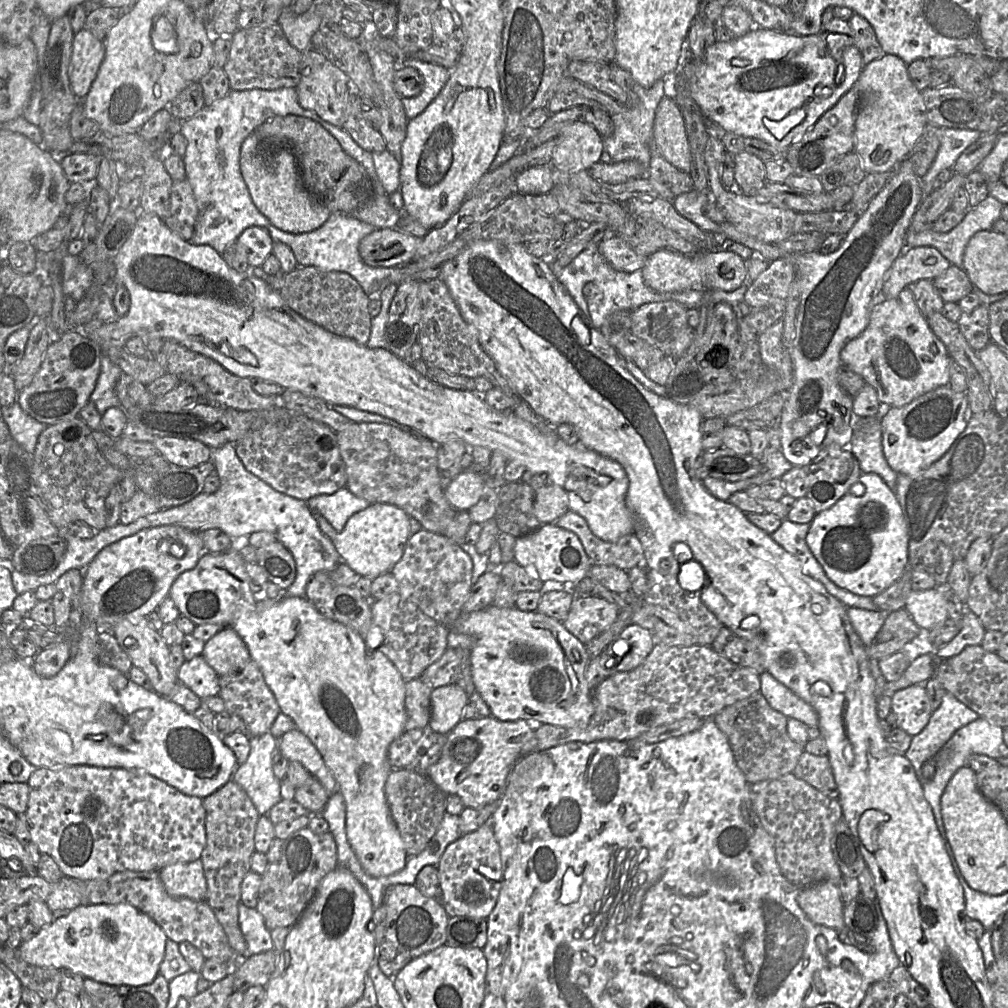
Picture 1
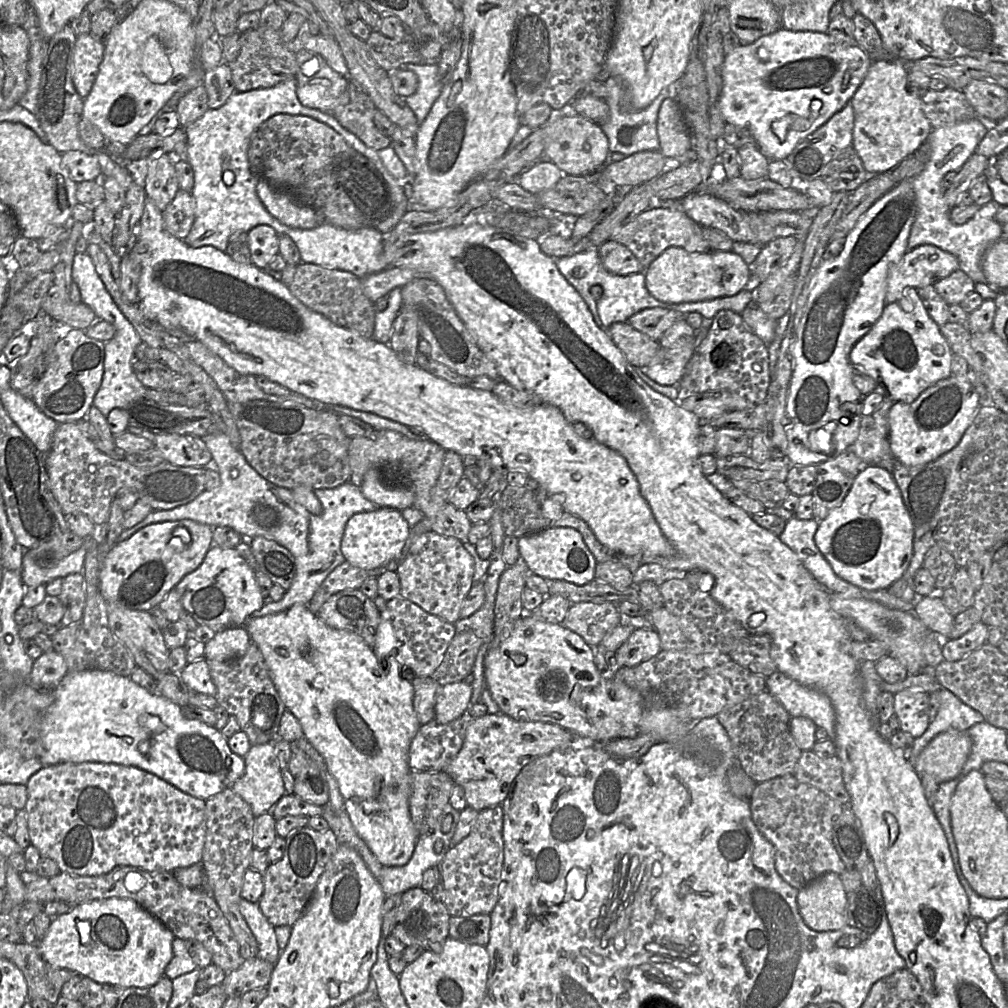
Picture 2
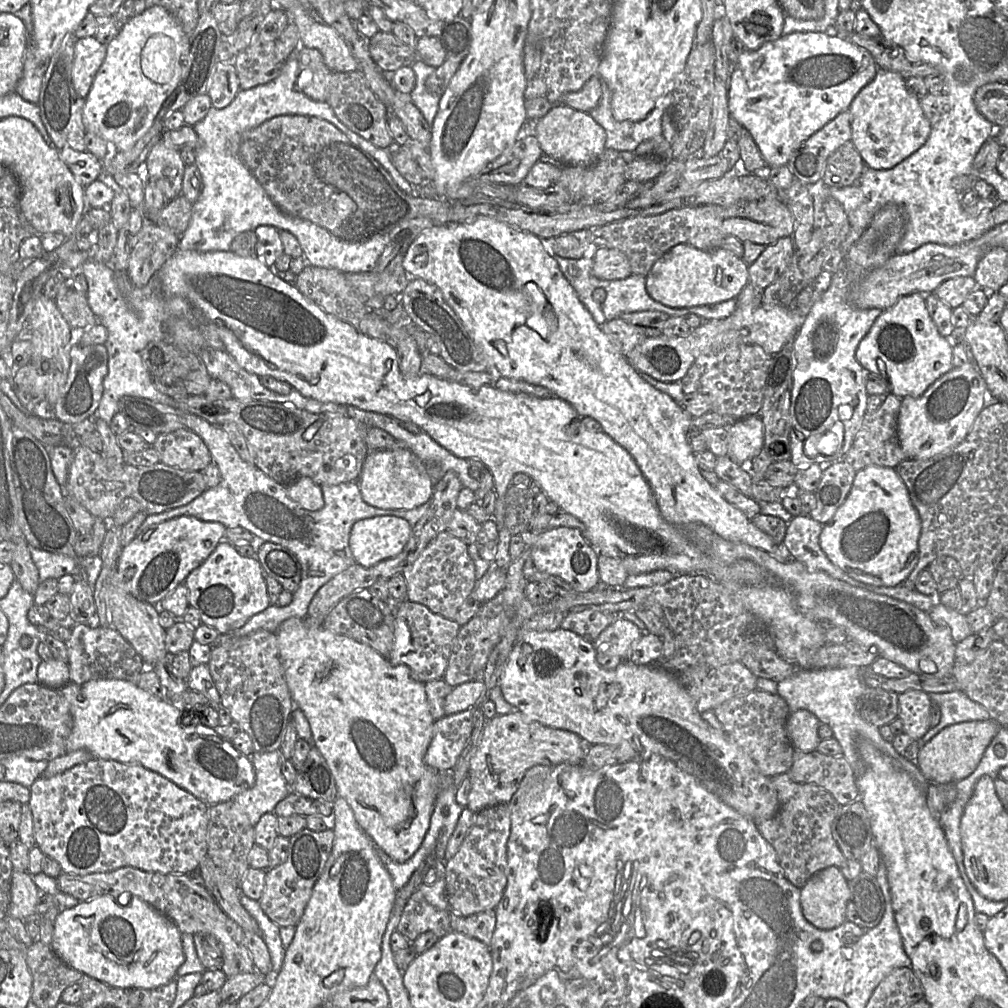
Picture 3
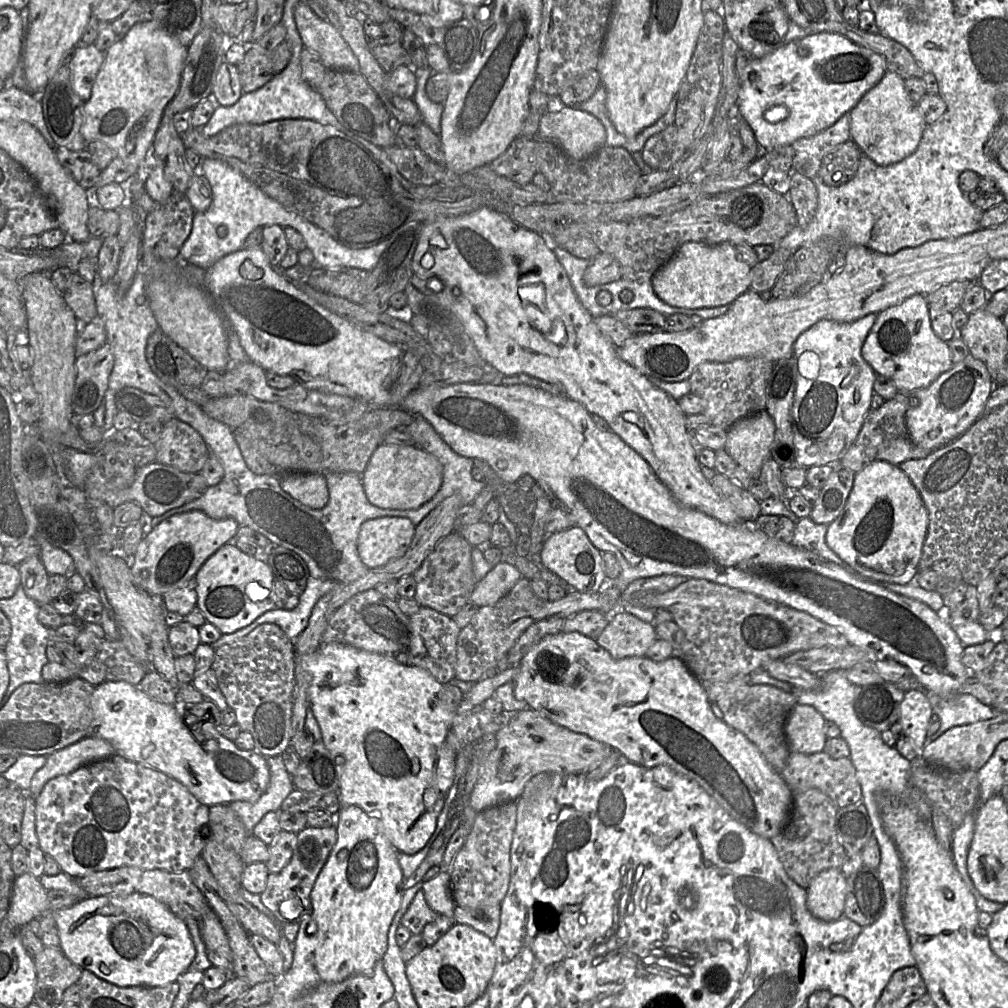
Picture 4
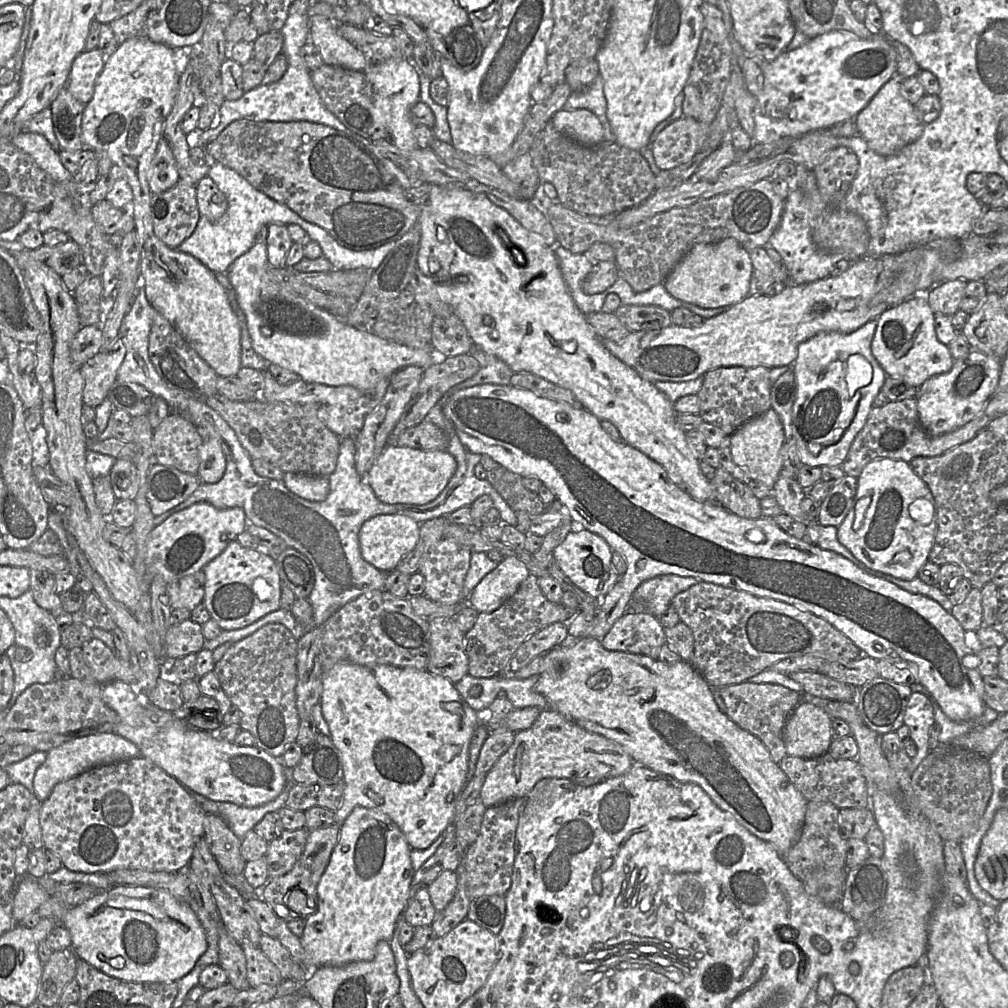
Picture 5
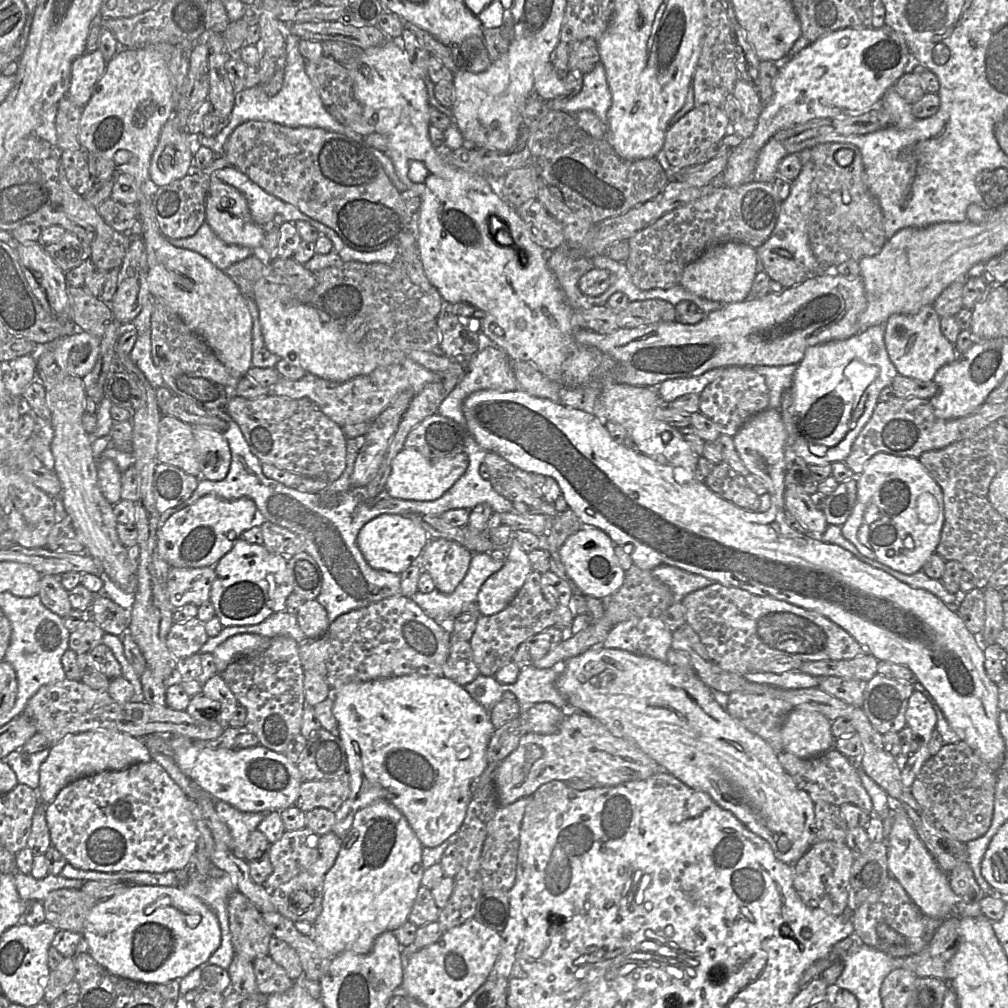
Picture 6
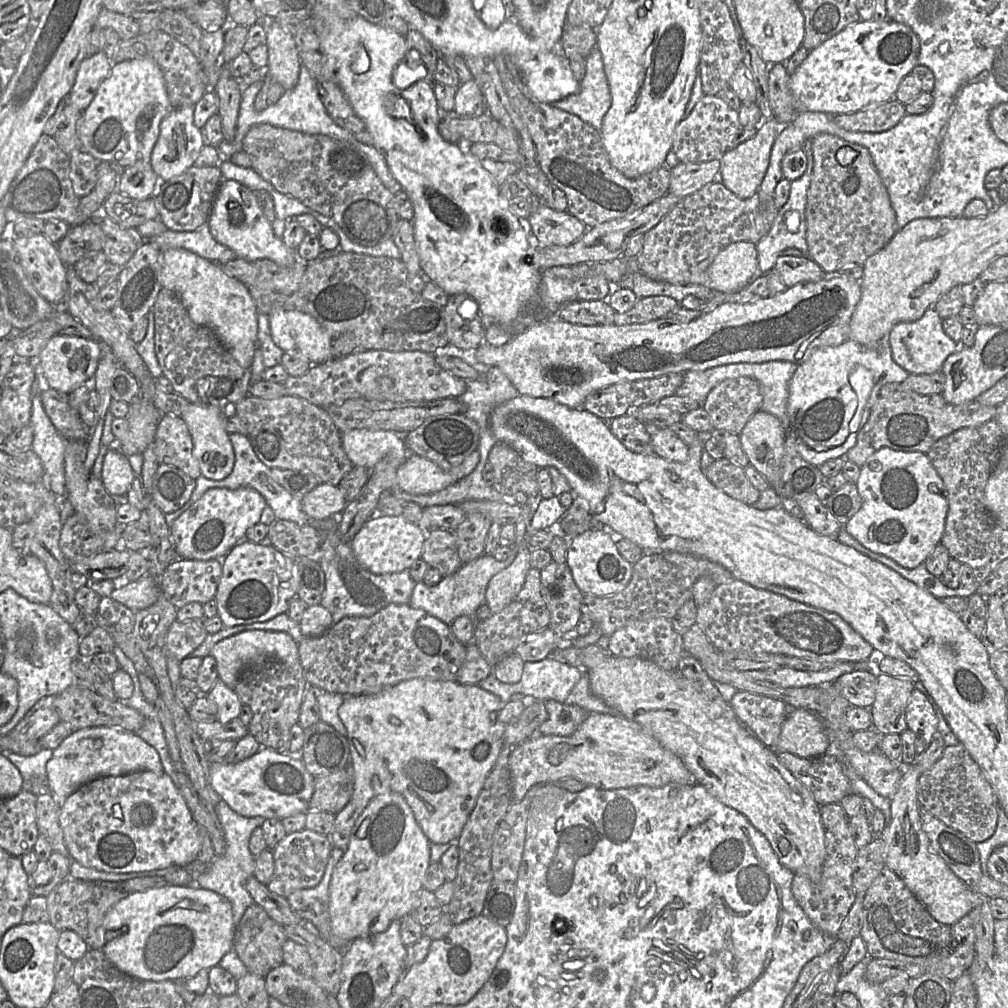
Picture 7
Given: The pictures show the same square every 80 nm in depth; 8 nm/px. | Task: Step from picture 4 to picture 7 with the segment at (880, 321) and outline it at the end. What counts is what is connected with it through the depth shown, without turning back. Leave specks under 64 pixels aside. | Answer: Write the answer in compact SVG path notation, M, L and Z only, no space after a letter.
M930 307L919 320L896 324L888 335L894 362L909 374L932 374L940 371L946 359L958 350L958 344L944 333L941 321L934 307Z

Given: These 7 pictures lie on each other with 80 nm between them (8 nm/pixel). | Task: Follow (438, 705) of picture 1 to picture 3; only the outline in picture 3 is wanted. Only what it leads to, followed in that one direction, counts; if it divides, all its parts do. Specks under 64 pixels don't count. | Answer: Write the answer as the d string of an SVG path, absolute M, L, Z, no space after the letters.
M482 680L467 681L453 687L445 698L445 715L452 715L467 709L478 707L483 697L486 697L487 689Z

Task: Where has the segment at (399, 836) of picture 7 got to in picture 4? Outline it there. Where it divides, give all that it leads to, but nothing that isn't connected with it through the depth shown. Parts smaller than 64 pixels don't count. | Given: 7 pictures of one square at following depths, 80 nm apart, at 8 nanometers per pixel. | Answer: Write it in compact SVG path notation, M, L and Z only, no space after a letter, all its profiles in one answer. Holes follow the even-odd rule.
M356 805L342 807L335 817L337 840L311 891L312 914L305 915L299 923L290 970L274 976L276 989L270 1003L275 1006L285 1006L322 983L337 983L356 975L373 973L376 962L383 958L387 950L389 928L401 906L405 880L398 862L399 852L381 831L377 817ZM311 921L316 923L317 930L307 934Z

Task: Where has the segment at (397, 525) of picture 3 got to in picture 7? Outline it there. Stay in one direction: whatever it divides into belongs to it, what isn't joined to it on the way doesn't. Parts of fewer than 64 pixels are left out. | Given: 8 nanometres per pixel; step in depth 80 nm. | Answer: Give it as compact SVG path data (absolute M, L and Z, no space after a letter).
M376 513L351 540L351 548L358 563L371 573L398 573L408 571L421 557L426 537L425 531L401 517Z

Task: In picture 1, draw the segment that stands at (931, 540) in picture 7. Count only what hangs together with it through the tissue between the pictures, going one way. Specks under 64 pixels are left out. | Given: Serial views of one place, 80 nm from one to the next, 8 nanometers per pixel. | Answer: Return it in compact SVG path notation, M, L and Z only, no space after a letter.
M861 473L835 505L815 515L806 543L833 583L871 598L900 579L908 561L908 533L901 506L895 493L875 473Z

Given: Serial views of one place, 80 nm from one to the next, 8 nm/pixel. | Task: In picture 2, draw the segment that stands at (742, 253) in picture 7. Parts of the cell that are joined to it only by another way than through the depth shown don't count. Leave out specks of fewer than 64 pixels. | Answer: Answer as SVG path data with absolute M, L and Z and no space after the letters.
M669 247L644 271L649 293L665 303L679 304L733 296L745 289L750 278L750 266L732 251L688 252Z

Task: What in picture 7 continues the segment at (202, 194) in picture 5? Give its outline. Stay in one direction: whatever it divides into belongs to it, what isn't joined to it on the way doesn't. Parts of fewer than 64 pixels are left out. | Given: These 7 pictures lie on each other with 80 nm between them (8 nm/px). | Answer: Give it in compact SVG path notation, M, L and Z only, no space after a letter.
M234 180L221 183L207 222L213 238L233 250L238 258L251 262L270 259L283 267L291 267L303 261L297 249L287 247L281 238L275 236L272 223L264 215L253 191Z

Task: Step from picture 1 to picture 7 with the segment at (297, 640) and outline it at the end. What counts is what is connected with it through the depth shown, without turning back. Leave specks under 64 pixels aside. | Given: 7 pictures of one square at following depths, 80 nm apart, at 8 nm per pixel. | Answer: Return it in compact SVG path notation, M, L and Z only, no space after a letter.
M416 678L402 681L390 688L376 694L360 694L346 696L342 705L338 709L338 716L346 728L346 738L349 742L351 766L354 773L354 790L348 804L335 815L335 822L330 836L333 847L345 851L350 842L352 829L356 820L364 811L366 806L378 795L396 792L401 794L410 806L414 817L426 835L430 843L445 844L451 840L458 839L472 810L475 807L477 798L483 788L485 780L493 769L502 748L504 747L505 724L497 718L498 712L504 703L496 695L482 689L477 685L464 685L456 681L440 681Z

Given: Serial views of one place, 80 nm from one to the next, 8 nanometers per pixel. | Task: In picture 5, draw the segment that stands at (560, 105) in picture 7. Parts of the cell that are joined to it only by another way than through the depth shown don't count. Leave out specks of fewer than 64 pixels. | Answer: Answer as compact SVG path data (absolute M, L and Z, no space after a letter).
M601 75L584 90L572 92L564 105L567 110L588 109L601 121L604 140L615 142L616 138L607 117L607 100L604 94L604 81Z

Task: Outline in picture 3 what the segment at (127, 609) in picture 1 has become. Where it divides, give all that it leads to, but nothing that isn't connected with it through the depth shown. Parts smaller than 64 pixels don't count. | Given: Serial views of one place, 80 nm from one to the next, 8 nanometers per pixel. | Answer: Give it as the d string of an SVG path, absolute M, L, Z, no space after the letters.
M189 515L153 524L144 533L139 533L128 545L122 548L117 562L119 586L141 601L158 604L180 583L184 583L190 572L208 558L220 541L225 540L226 528L220 522L203 521Z

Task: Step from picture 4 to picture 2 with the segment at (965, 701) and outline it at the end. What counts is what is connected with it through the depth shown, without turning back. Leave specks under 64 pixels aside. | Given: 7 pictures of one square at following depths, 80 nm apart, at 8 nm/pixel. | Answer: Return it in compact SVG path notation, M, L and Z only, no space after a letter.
M947 689L939 690L940 709L930 722L927 730L915 738L911 756L908 759L915 766L915 760L925 746L939 733L949 729L966 731L975 724L985 721L983 715L965 704L954 693Z

